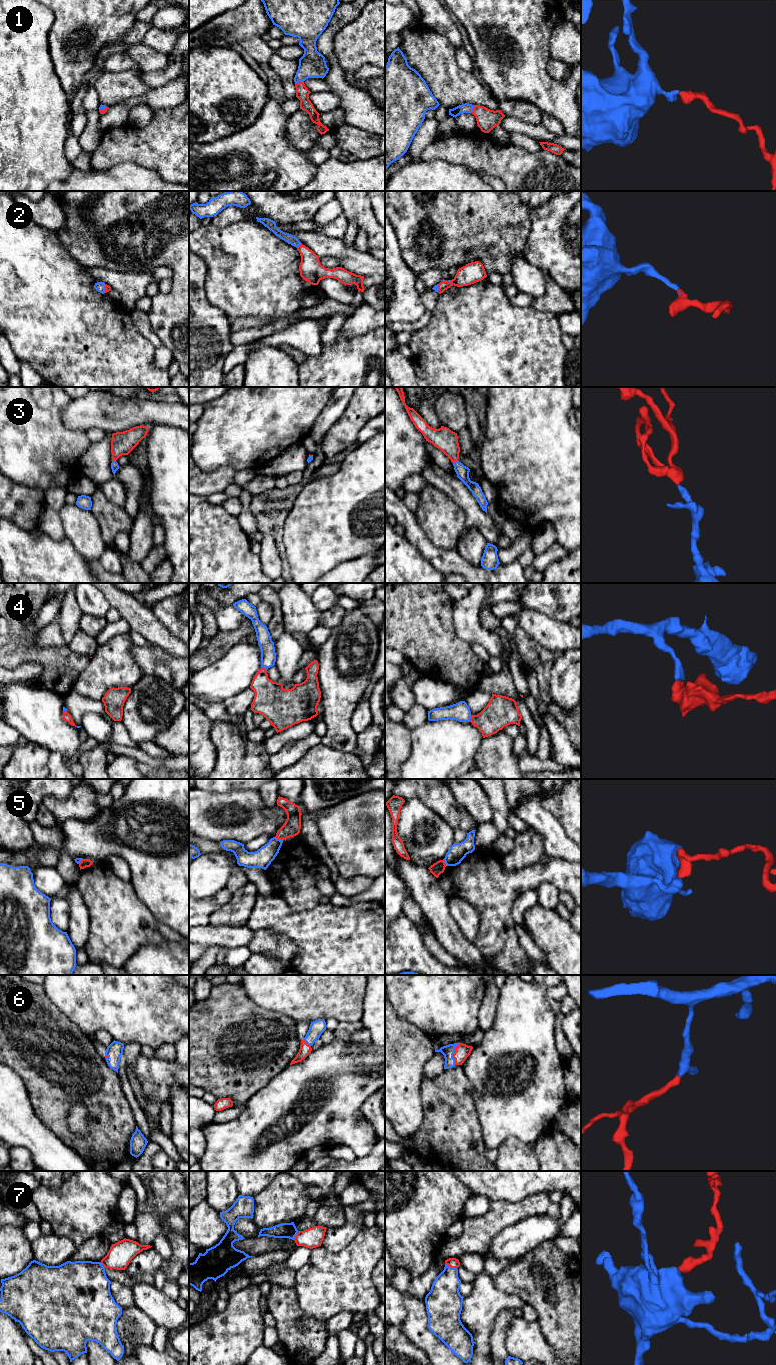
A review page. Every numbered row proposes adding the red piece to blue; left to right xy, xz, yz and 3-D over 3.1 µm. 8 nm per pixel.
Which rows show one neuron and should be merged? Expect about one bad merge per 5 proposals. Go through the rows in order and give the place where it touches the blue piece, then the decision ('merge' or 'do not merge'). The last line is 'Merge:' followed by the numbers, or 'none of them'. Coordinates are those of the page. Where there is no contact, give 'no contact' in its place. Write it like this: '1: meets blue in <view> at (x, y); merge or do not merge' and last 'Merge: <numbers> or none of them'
1: meets blue in xz at (299, 81); merge
2: meets blue in xz at (298, 245); merge
3: meets blue in yz at (456, 461); merge
4: meets blue in yz at (469, 719); do not merge
5: meets blue in xz at (279, 839); do not merge
6: meets blue in yz at (453, 1053); merge
7: meets blue in yz at (450, 1267); merge
Merge: 1, 2, 3, 6, 7

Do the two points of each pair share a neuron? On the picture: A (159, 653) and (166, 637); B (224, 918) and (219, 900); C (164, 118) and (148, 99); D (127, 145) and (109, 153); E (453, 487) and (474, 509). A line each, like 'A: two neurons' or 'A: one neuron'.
A: two neurons
B: two neurons
C: two neurons
D: one neuron
E: one neuron

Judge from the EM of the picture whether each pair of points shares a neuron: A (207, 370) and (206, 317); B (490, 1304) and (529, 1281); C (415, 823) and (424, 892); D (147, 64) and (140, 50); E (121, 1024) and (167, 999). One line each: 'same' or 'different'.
A: same
B: different
C: different
D: same
E: same

